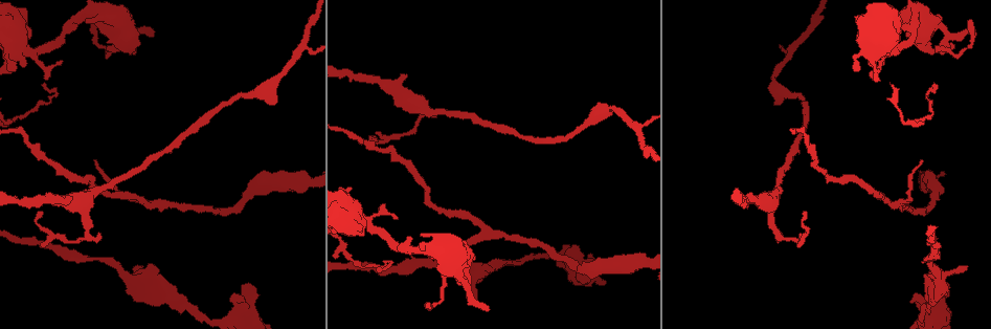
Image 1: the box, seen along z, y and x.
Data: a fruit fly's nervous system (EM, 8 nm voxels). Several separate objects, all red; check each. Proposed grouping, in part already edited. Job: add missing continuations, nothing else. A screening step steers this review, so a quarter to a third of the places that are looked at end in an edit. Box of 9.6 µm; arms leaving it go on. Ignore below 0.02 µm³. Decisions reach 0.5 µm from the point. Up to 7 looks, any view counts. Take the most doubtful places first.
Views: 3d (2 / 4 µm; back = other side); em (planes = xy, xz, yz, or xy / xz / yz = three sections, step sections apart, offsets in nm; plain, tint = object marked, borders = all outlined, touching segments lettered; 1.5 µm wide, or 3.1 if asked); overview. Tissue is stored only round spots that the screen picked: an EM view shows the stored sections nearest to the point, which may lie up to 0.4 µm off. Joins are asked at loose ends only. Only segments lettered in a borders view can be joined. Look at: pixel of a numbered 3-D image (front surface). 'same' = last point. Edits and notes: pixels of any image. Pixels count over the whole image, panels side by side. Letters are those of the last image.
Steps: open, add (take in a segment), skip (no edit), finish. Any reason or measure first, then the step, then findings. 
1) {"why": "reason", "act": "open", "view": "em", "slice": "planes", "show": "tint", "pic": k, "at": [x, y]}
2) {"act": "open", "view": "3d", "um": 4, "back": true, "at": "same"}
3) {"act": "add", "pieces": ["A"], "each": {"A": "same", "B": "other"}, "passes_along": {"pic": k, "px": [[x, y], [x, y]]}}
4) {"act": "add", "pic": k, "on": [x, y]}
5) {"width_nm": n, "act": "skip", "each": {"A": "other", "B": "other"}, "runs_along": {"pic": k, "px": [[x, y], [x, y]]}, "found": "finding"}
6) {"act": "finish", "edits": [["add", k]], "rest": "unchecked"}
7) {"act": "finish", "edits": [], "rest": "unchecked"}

{"why": "branch stops here", "act": "open", "view": "em", "slice": "planes", "show": "borders", "pic": 1, "at": [405, 76]}

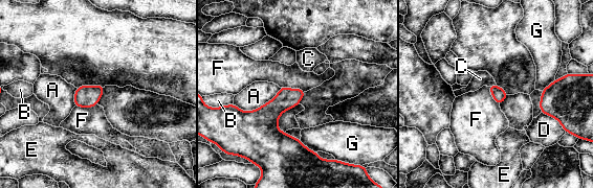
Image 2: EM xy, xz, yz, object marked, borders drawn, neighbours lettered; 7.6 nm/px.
{"act": "add", "pieces": ["C"], "each": {"A": "other", "B": "other", "C": "same", "D": "other", "E": "other", "F": "other", "G": "other"}, "found": "the neuron continues"}

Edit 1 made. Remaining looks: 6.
{"why": "thick end", "act": "open", "view": "em", "slice": "xy", "step": 8, "show": "borders", "pic": 1, "at": [584, 280]}

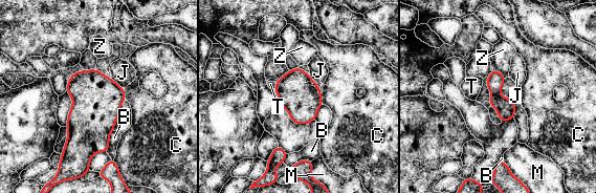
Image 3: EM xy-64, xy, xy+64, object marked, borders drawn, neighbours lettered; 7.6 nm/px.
{"act": "skip", "each": {"B": "other", "C": "other", "J": "other", "M": "other", "T": "other", "Z": "other"}, "border": {"pic": 3, "px": [[493, 68], [505, 78]]}, "found": "no lettered segment goes on from it"}

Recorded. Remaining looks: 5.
{"why": "thin end", "act": "open", "view": "3d", "um": 4, "pic": 1, "at": [969, 19]}

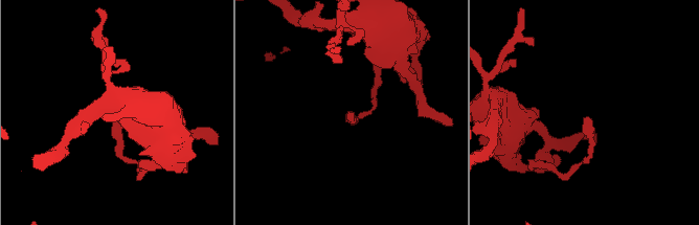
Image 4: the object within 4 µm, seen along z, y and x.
{"act": "open", "view": "em", "slice": "planes", "show": "tint", "pic": 4, "at": [354, 112]}

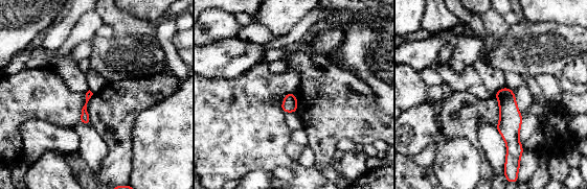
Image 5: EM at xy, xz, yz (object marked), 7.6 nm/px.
{"act": "open", "view": "em", "slice": "planes", "show": "borders", "at": "same"}

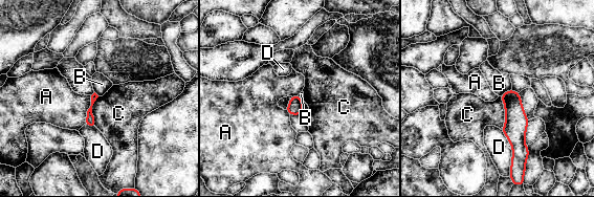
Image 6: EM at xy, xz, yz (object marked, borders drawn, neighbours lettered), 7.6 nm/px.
{"act": "skip", "each": {"A": "other", "B": "other", "C": "other", "D": "other"}, "border": {"pic": 6, "px": [[499, 96], [505, 112], [502, 129]]}, "found": "no lettered segment goes on from it"}

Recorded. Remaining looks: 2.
{"act": "finish", "edits": [["add", 2]], "rest": "unchecked"}

